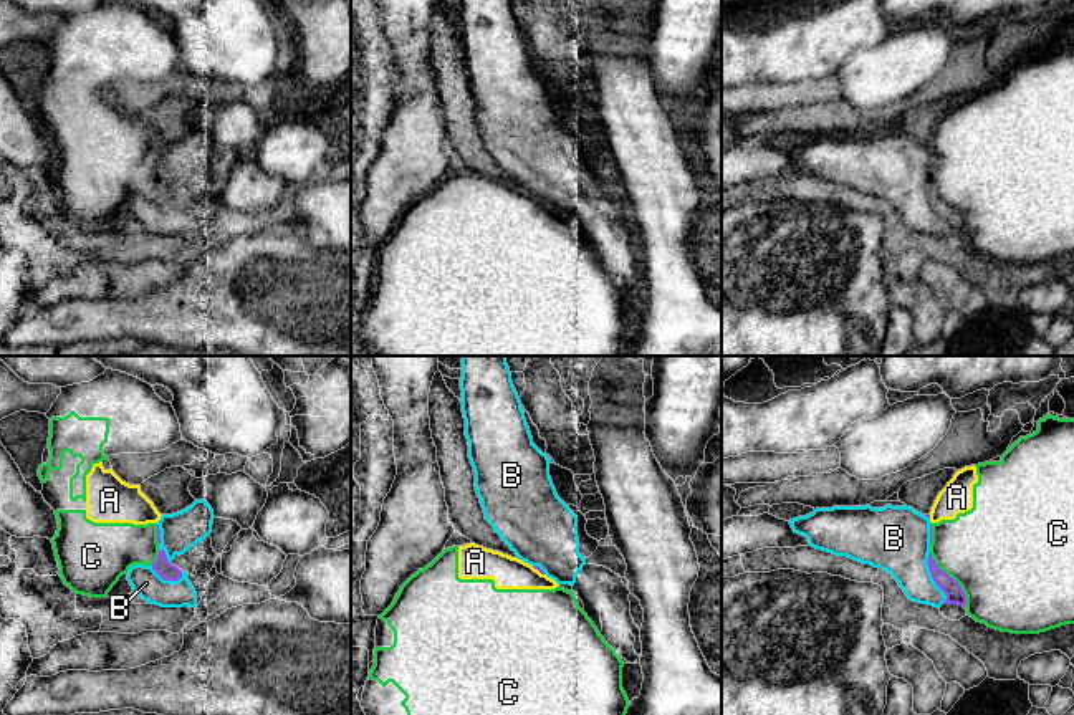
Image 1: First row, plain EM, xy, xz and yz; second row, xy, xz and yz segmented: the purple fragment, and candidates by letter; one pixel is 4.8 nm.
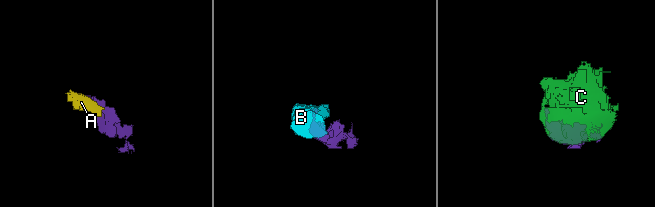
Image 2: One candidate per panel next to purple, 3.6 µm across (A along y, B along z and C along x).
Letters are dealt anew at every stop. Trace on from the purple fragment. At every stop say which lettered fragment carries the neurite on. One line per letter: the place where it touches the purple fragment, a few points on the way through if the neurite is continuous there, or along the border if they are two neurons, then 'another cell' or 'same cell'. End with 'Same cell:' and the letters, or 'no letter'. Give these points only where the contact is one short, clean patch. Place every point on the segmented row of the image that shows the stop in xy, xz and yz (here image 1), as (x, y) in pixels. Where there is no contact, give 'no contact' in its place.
A: xz (538, 570) | along xz (532, 566), (543, 575) | another cell
B: yz (932, 576) | across yz (954, 591), (947, 591), (932, 576), (897, 538) | same cell
C: yz (954, 580) | another cell
Same cell: B

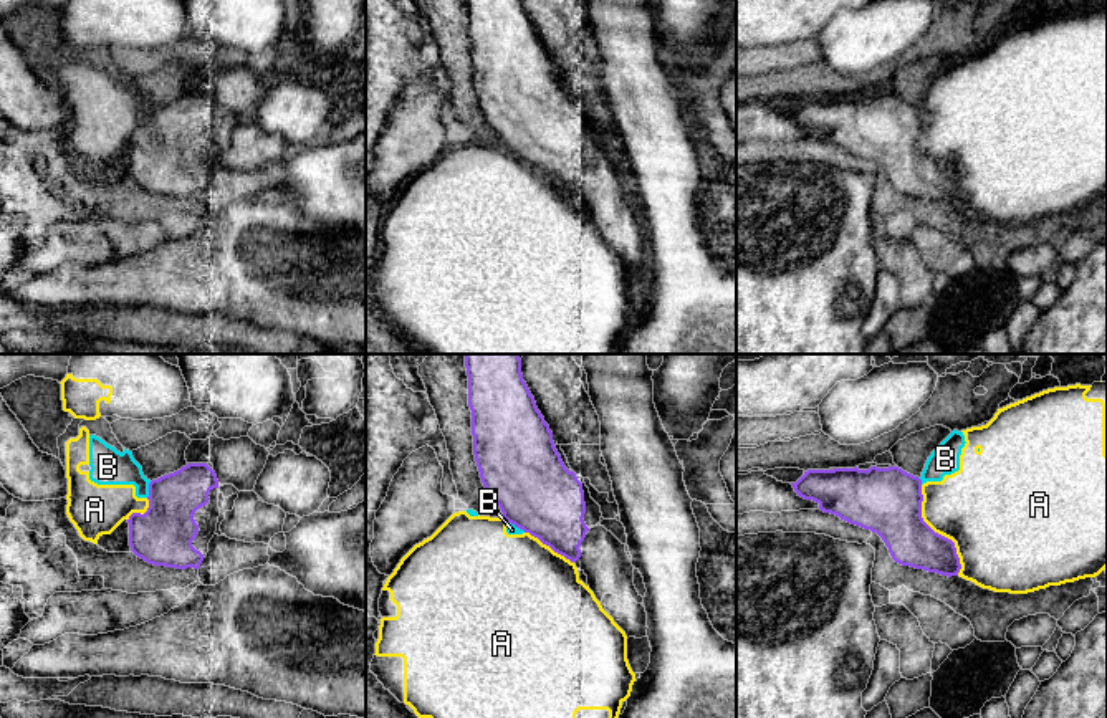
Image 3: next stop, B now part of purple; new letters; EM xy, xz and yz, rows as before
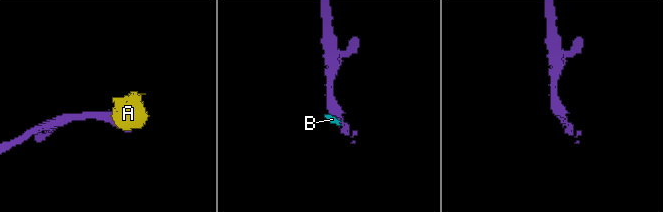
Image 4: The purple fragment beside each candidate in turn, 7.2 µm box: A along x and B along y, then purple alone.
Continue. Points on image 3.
A: yz (937, 533) | another cell
B: xy (149, 490) | along xy (151, 482), (146, 497) | another cell
Same cell: no letter

